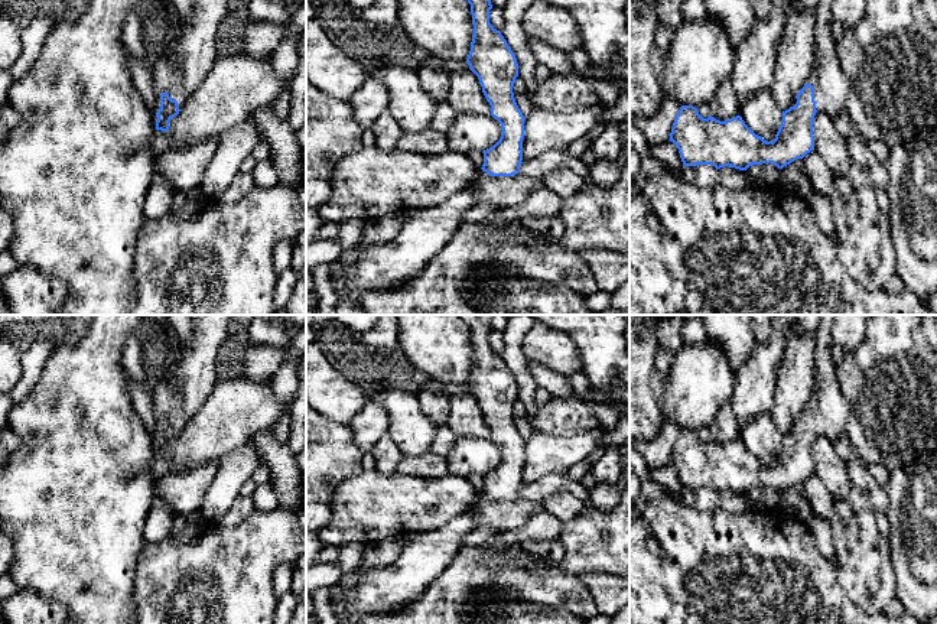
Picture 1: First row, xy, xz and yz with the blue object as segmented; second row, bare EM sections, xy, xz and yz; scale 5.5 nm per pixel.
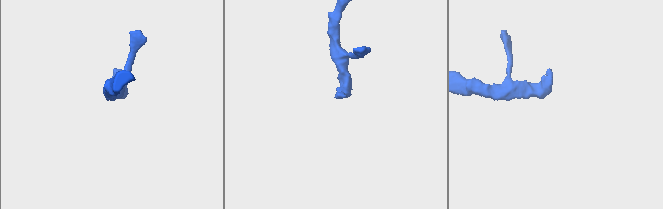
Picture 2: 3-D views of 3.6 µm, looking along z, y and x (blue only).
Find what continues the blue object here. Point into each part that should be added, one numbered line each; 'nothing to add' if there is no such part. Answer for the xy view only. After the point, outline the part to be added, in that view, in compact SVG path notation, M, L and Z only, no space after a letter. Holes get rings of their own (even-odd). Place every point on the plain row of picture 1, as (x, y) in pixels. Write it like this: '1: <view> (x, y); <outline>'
1: xy (194, 376); M160 315L160 322L169 338L178 344L176 358L172 370L170 381L153 381L152 404L154 415L154 426L150 429L153 446L156 449L156 436L160 432L160 419L167 416L176 423L179 433L188 420L206 402L217 386L217 355L228 335L228 324L232 315L192 315L193 339L189 345L180 342L176 331L169 325L167 319Z

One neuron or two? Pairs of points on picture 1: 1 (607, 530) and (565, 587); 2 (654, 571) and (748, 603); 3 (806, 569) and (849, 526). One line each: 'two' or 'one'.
1: two
2: one
3: two

